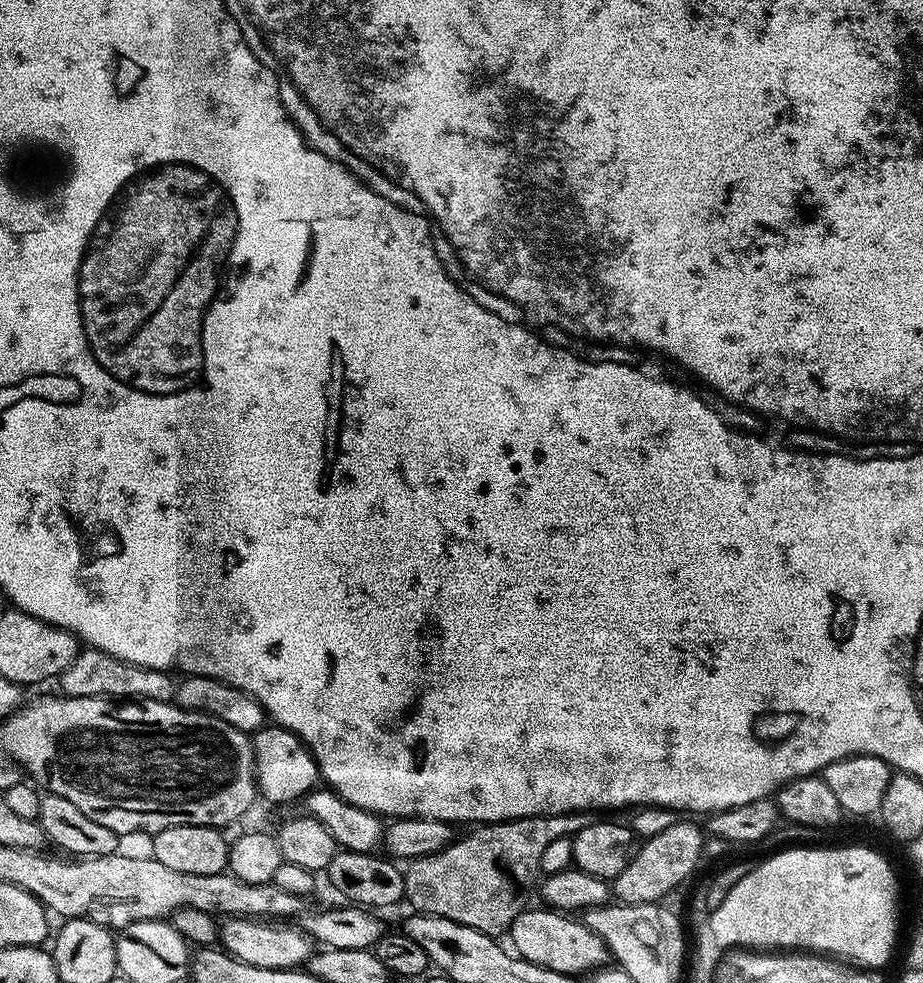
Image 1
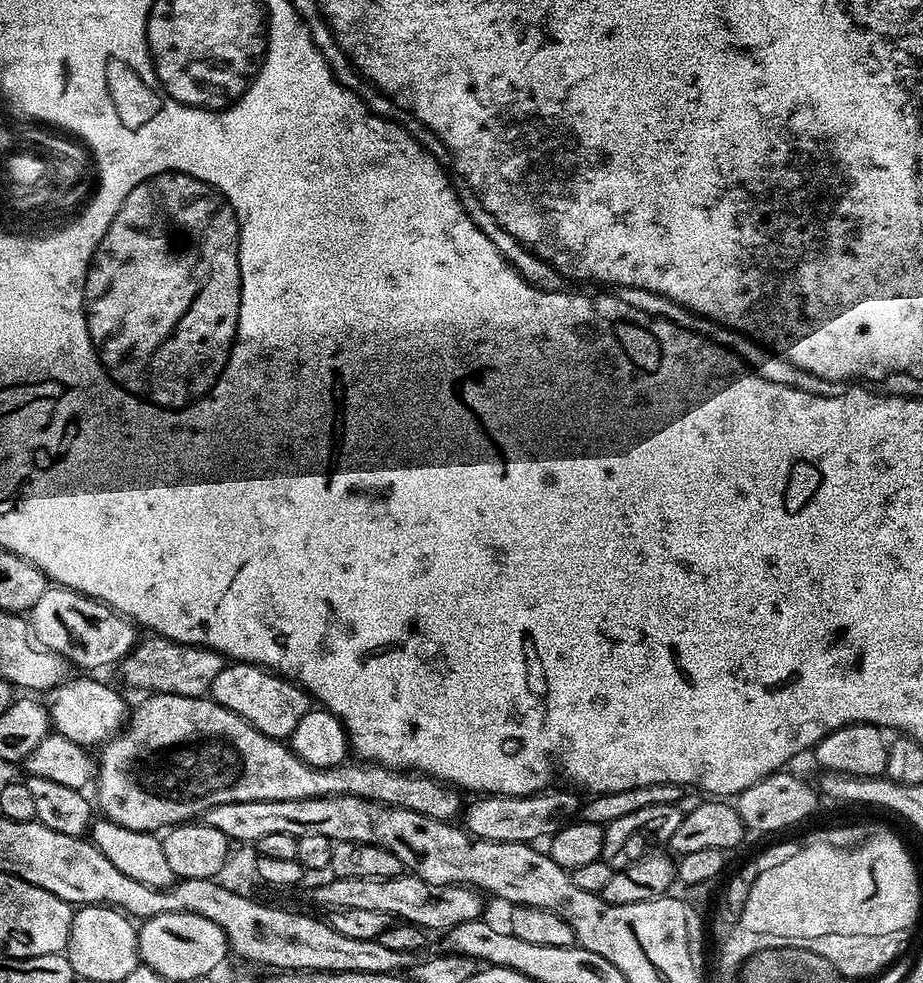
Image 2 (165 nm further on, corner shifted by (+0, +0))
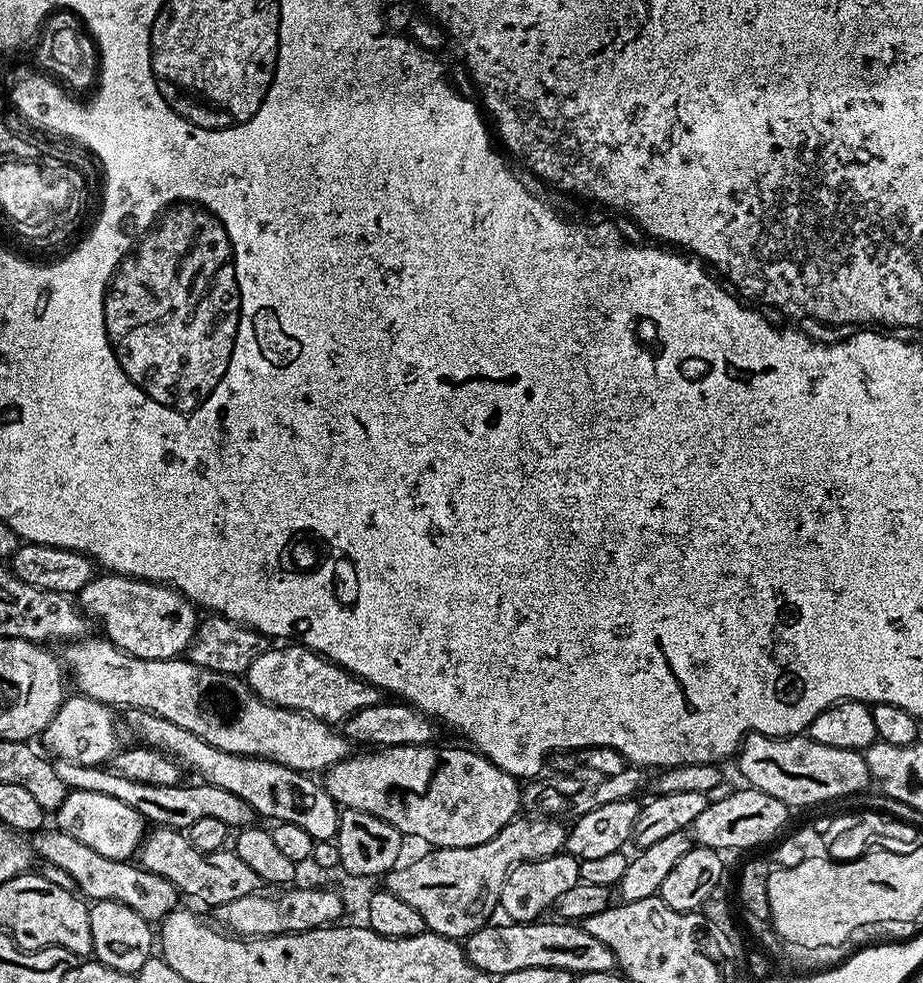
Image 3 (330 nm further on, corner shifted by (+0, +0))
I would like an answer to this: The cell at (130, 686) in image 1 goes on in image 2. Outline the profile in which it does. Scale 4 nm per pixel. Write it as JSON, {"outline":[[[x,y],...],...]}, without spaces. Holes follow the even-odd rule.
{"outline":[[[155,634],[141,639],[136,647],[122,658],[118,665],[120,680],[128,688],[137,688],[140,694],[178,694],[179,696],[207,697],[212,691],[214,678],[221,673],[225,657],[209,648],[193,644],[179,644]]]}

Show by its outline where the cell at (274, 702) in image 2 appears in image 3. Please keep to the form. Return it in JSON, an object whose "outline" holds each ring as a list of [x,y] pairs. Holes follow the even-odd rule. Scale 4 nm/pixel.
{"outline":[[[295,642],[287,646],[269,646],[265,652],[258,654],[258,658],[250,662],[246,679],[252,692],[266,703],[295,712],[308,712],[333,726],[349,720],[358,710],[379,704],[382,700],[380,689]]]}

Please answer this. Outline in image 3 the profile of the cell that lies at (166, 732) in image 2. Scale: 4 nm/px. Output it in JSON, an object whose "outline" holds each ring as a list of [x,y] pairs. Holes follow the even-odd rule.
{"outline":[[[435,743],[423,744],[422,746],[394,746],[393,748],[380,748],[379,750],[368,750],[365,756],[349,755],[347,760],[340,760],[333,768],[323,773],[322,783],[324,789],[330,794],[330,798],[334,798],[334,802],[341,809],[353,808],[354,810],[362,810],[374,814],[378,818],[382,818],[386,822],[390,822],[390,826],[394,826],[405,837],[417,836],[420,840],[425,840],[428,846],[432,848],[465,848],[466,846],[478,846],[482,842],[490,842],[490,838],[494,838],[494,834],[498,834],[507,826],[511,820],[517,819],[518,813],[522,808],[522,784],[519,779],[510,774],[506,774],[506,770],[502,770],[498,766],[494,766],[494,762],[490,762],[485,756],[481,756],[479,752],[471,747],[464,748],[436,748]]]}

